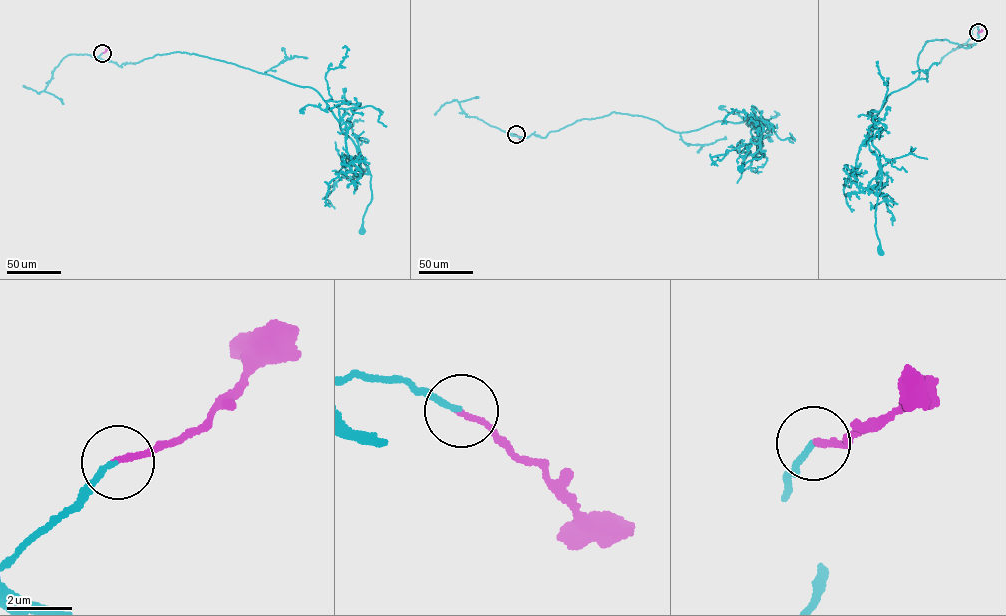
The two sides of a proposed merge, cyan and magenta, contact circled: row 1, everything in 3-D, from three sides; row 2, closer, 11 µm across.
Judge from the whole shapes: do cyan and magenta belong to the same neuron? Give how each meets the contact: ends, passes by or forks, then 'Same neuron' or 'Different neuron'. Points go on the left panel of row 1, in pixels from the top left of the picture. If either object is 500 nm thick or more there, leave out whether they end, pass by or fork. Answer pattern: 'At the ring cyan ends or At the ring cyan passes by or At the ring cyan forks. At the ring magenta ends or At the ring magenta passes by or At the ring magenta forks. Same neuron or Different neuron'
At the ring cyan ends. At the ring magenta ends. Same neuron

